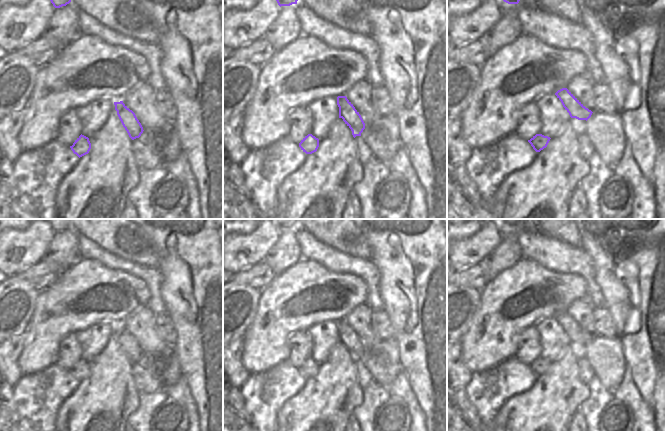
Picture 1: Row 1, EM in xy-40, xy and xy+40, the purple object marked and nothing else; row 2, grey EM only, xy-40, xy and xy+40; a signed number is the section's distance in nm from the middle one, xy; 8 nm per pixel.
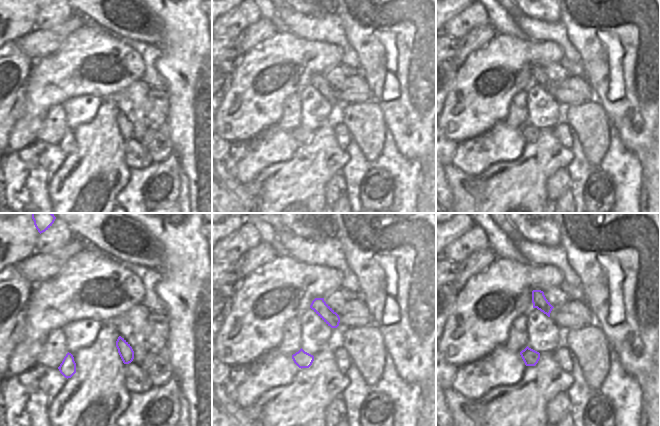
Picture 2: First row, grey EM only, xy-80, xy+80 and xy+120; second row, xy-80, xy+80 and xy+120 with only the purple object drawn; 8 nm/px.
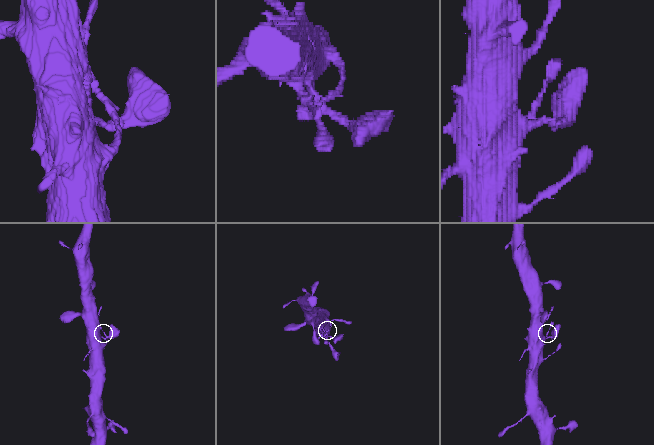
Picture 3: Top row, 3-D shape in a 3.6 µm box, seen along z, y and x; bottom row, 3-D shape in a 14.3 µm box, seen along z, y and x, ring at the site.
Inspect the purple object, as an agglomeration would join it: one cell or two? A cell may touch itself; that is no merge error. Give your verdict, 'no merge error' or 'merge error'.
no merge error

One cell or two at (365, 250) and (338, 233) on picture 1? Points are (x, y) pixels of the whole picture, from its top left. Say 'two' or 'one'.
one

